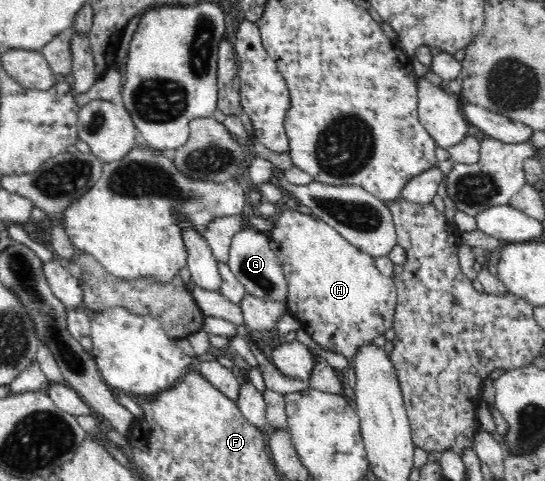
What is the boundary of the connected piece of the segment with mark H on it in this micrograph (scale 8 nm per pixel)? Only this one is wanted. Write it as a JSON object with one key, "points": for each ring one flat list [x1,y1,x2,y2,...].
{"points":[[281,207,269,235,288,283,286,308,314,342,351,360,361,346,392,328,396,285,378,270,373,256,350,244,326,222,296,208]]}

